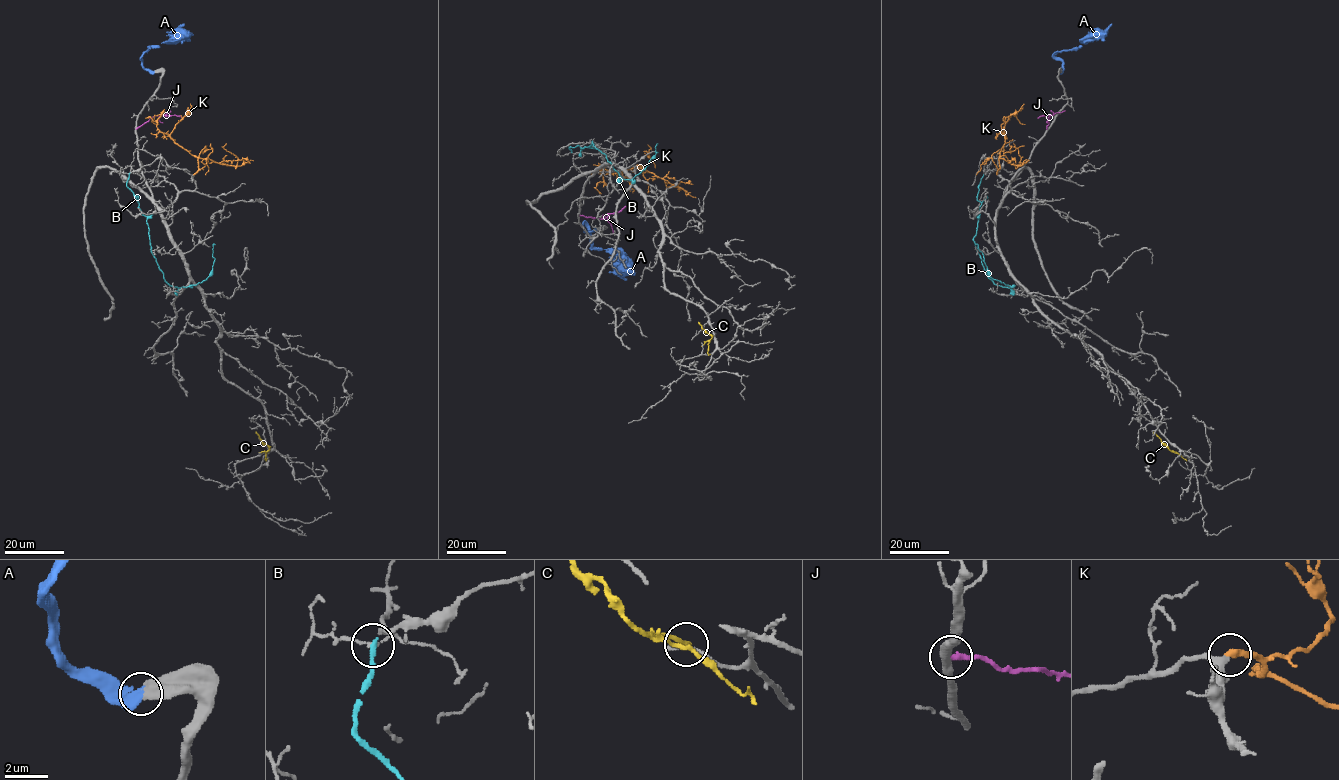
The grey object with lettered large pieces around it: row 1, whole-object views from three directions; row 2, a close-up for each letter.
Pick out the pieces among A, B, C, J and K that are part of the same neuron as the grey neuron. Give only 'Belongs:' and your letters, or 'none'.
Belongs: A, K

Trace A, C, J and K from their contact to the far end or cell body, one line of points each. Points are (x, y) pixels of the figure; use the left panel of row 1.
A: (154, 72), (142, 65), (141, 56), (152, 46), (171, 43), (184, 23)
C: (260, 452), (269, 448), (255, 431)
J: (136, 129), (157, 115), (175, 115), (183, 118)
K: (194, 174), (199, 169), (197, 158), (161, 132), (157, 125), (160, 115), (155, 115), (152, 121), (158, 124)

